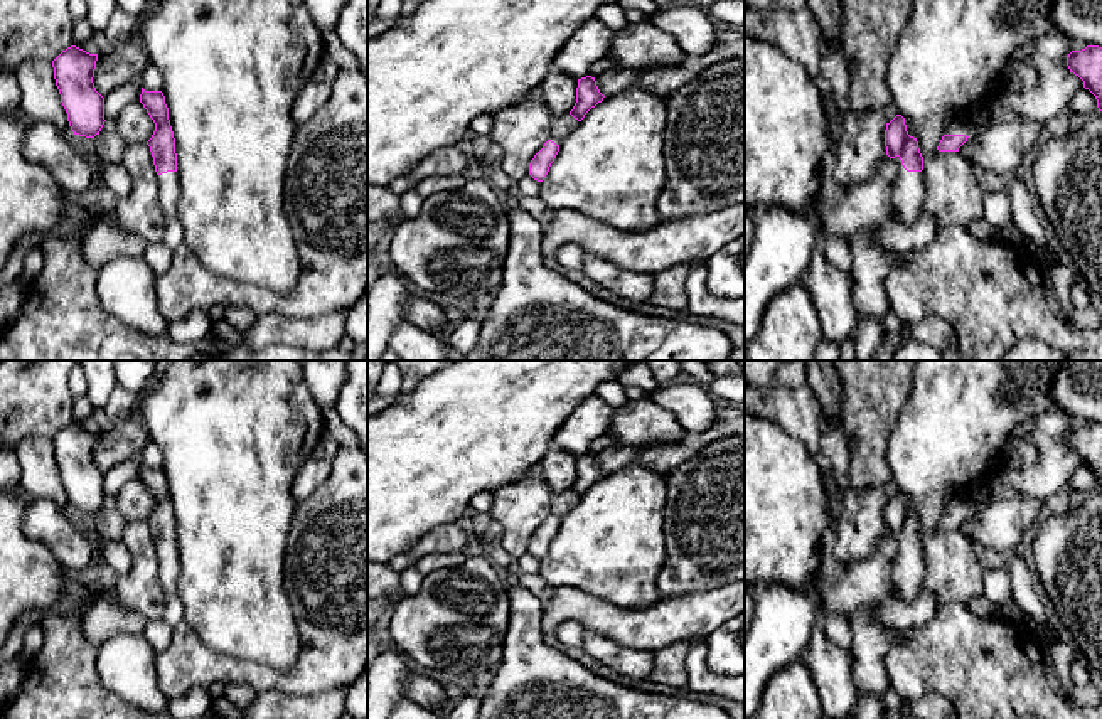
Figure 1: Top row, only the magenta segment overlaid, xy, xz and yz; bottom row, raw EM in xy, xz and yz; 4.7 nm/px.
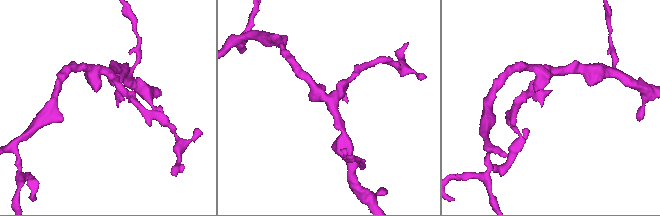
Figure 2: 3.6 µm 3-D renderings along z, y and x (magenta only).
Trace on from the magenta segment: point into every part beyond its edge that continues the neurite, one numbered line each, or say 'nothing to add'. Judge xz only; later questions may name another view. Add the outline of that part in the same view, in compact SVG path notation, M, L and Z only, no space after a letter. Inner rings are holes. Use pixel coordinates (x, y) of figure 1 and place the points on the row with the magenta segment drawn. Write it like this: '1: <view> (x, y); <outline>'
1: xz (561, 127); M570 113L564 116L553 116L549 125L549 140L556 145L561 145L578 123L580 121L575 120Z

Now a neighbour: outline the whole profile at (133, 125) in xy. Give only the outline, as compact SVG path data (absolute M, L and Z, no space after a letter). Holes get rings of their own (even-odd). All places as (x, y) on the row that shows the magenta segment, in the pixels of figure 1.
M140 101L130 103L121 109L115 121L116 133L126 143L147 143L155 123Z

